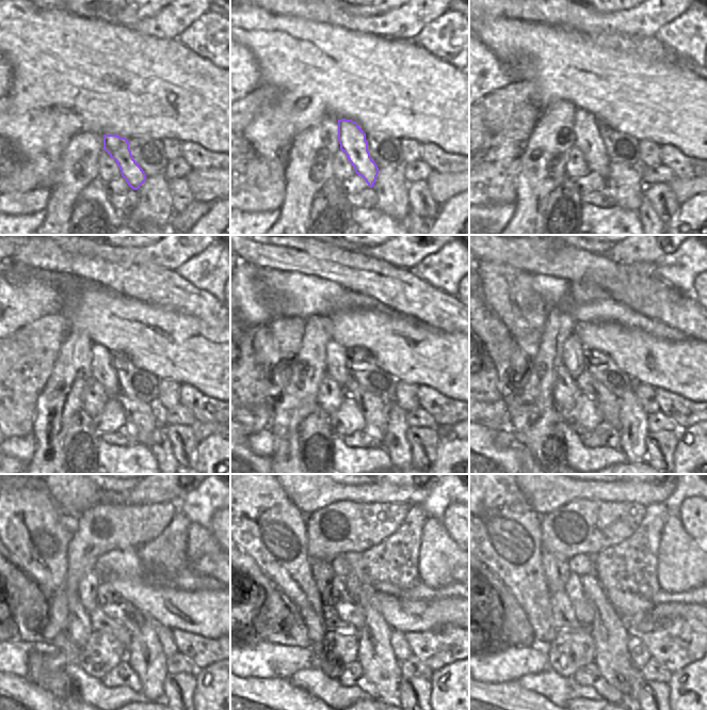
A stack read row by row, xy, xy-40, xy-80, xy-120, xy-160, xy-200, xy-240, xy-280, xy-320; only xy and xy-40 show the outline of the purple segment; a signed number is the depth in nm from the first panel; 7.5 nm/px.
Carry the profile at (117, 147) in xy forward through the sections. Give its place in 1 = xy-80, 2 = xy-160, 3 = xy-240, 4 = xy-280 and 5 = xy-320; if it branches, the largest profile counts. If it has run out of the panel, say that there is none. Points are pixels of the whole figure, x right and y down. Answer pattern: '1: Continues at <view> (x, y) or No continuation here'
1: Continues at xy-80 (588, 139)
2: Continues at xy-160 (335, 353)
3: Continues at xy-240 (87, 587)
4: Continues at xy-280 (322, 573)
5: Continues at xy-320 (557, 571).

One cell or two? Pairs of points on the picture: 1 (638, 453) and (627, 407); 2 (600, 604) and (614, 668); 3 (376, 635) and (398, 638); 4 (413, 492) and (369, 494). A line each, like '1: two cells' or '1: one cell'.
1: one cell
2: one cell
3: two cells
4: one cell

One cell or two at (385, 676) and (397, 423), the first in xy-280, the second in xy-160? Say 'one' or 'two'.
one

